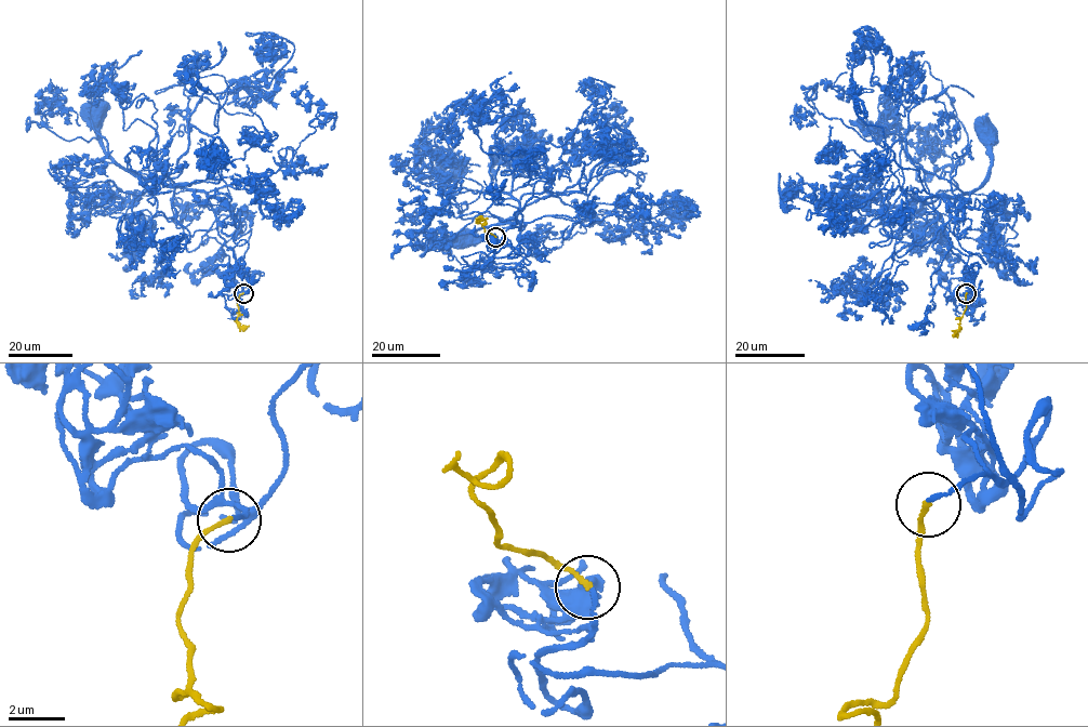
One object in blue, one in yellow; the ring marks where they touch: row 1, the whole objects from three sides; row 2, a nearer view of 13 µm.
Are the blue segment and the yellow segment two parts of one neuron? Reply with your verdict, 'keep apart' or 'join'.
join

